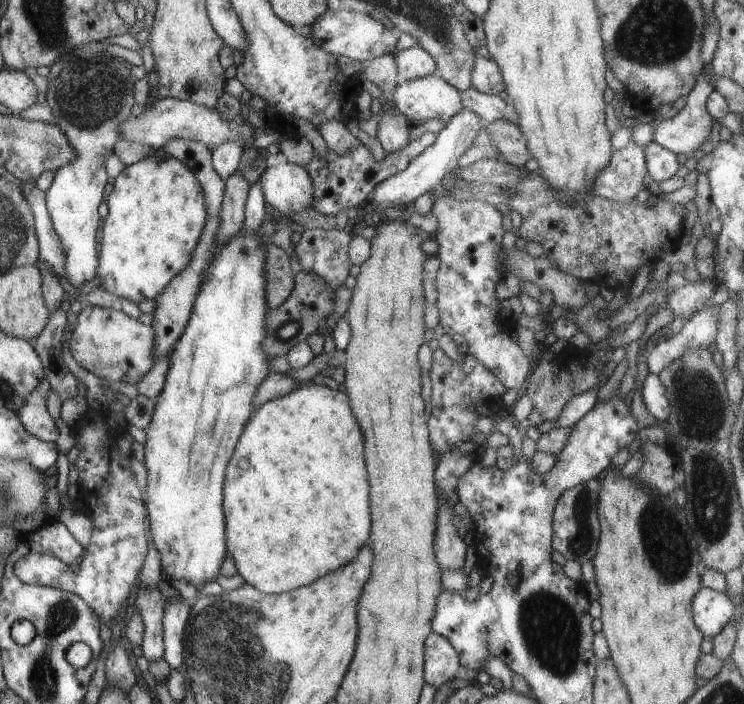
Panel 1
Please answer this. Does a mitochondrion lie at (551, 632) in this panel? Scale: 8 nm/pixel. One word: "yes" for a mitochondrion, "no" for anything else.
yes

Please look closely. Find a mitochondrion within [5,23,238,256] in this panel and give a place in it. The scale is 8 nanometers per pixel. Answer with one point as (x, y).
(88, 89)

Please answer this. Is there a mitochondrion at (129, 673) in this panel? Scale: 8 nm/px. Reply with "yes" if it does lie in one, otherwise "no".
no

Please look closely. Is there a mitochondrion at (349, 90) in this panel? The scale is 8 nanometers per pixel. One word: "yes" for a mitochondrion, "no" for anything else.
no

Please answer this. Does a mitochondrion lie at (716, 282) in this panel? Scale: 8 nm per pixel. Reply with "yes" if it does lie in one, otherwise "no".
no

